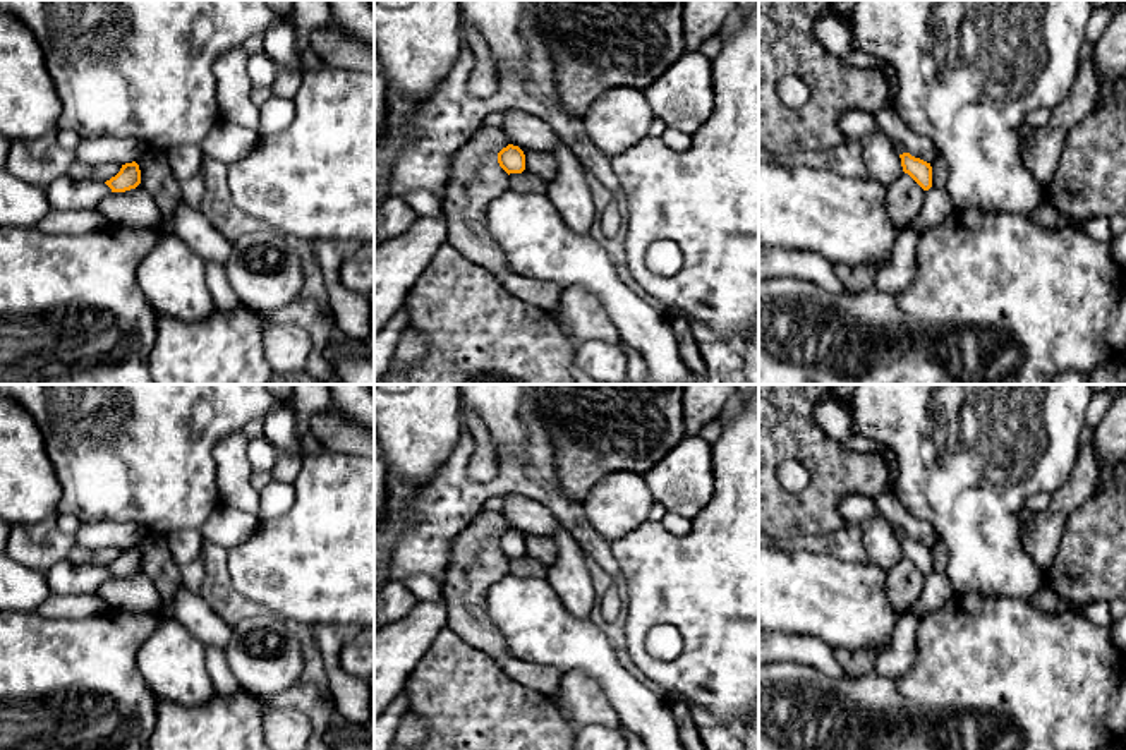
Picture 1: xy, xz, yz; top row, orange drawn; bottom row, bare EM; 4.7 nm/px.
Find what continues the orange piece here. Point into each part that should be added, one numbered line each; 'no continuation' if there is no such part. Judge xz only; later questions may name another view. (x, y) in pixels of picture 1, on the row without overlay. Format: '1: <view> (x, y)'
no continuation

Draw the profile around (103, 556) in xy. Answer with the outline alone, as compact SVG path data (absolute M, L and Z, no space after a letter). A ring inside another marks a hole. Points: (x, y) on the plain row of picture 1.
M76 544L67 559L72 563L82 565L101 565L106 566L120 556L122 549L115 546L101 547L101 549L88 549Z

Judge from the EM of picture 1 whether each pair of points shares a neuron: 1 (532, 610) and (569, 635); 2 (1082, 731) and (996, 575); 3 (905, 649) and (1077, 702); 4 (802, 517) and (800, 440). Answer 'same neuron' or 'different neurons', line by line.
1: same neuron
2: different neurons
3: different neurons
4: same neuron

